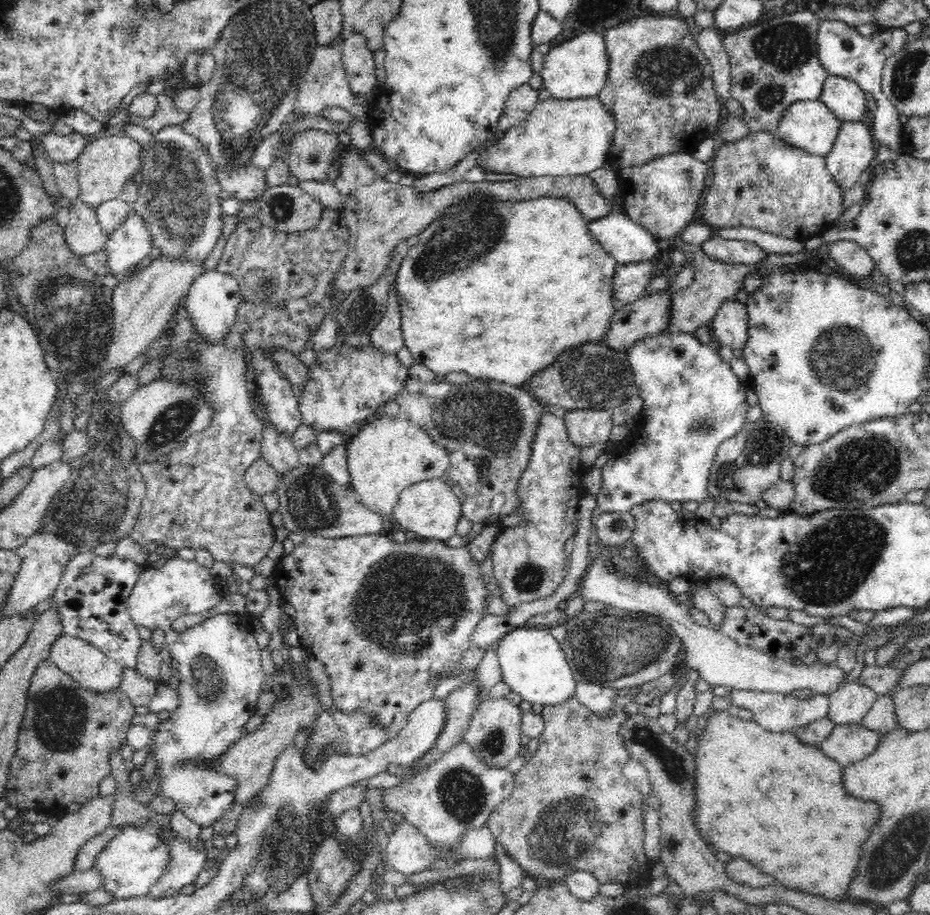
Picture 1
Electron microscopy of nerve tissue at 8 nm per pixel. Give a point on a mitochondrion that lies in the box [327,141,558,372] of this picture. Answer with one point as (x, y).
(451, 249)

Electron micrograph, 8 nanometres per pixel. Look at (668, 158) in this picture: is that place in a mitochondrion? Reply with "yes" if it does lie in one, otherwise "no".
no

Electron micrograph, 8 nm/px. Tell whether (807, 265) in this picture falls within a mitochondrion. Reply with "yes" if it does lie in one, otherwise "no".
no

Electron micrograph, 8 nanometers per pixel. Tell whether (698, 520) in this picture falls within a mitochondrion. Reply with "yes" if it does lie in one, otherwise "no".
no

